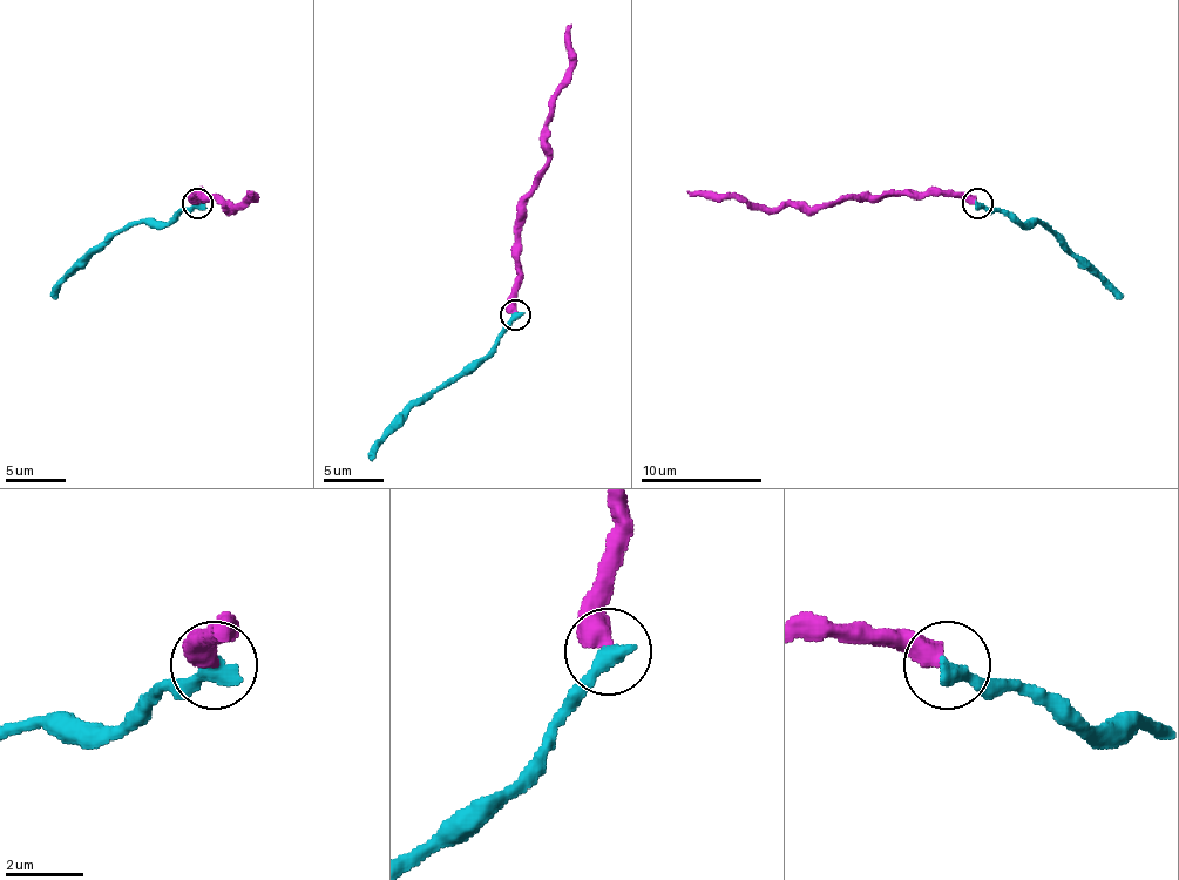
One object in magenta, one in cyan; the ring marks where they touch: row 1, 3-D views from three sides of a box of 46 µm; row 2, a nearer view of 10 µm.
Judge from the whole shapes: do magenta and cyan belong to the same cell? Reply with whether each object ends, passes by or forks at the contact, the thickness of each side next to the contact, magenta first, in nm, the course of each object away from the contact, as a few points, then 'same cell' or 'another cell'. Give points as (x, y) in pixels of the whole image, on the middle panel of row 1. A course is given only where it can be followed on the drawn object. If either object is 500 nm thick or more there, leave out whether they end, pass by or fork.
500/480 nm | magenta via (516, 315), (519, 218), (534, 176), (546, 164), (549, 97), (570, 65), (567, 25) | cyan via (516, 315), (482, 357), (446, 378), (411, 408), (371, 460) | another cell

